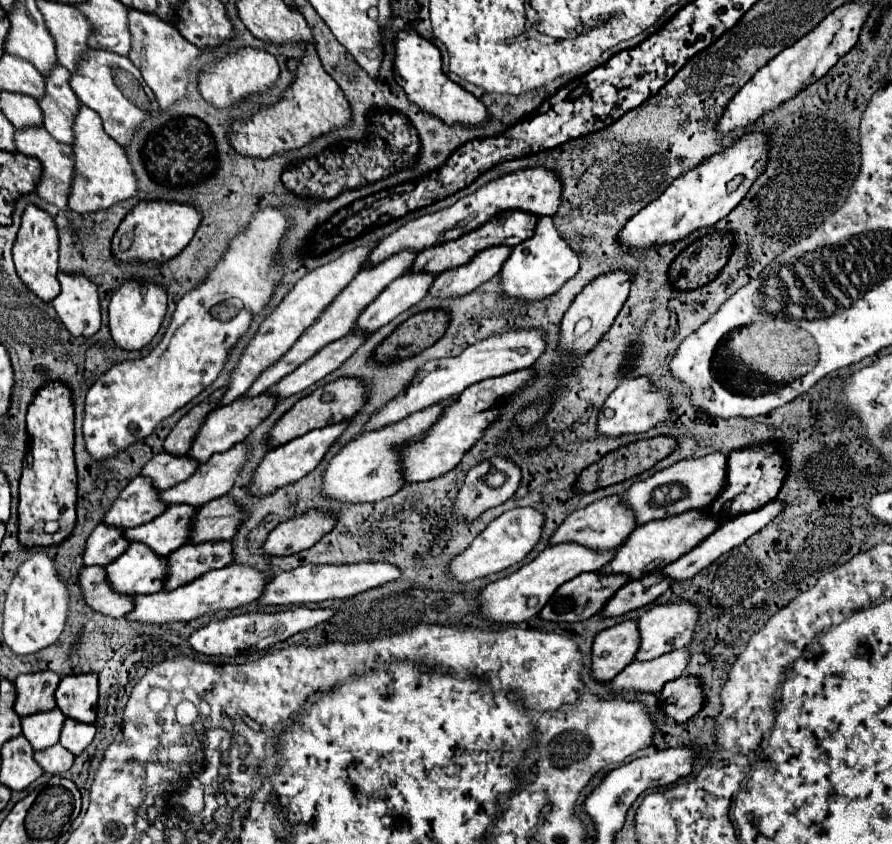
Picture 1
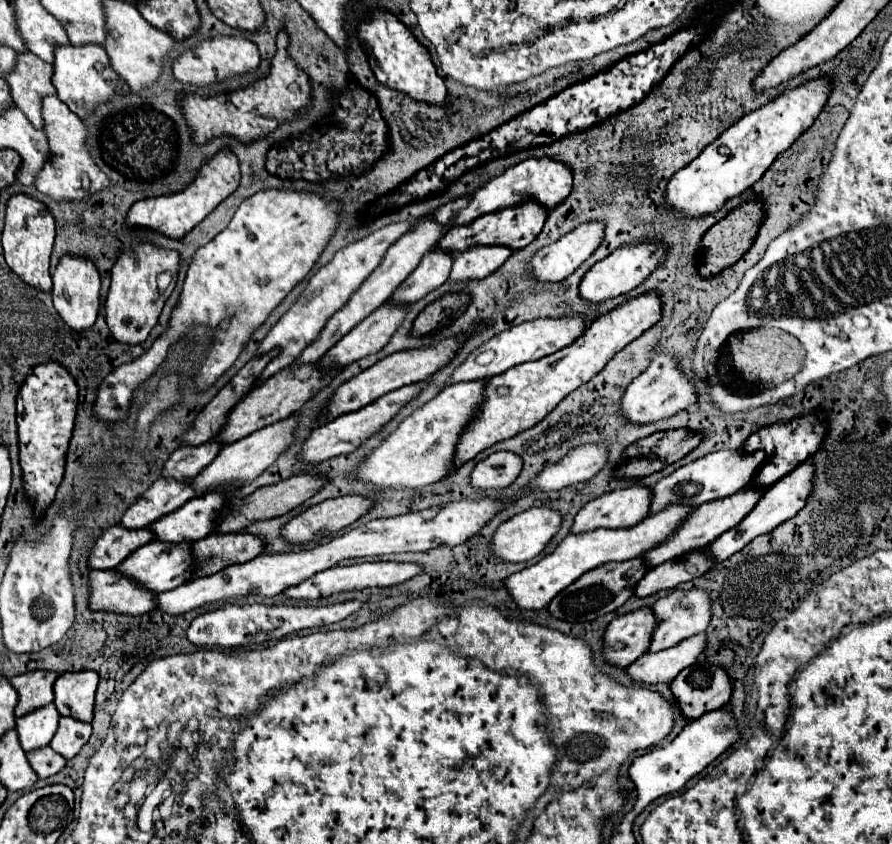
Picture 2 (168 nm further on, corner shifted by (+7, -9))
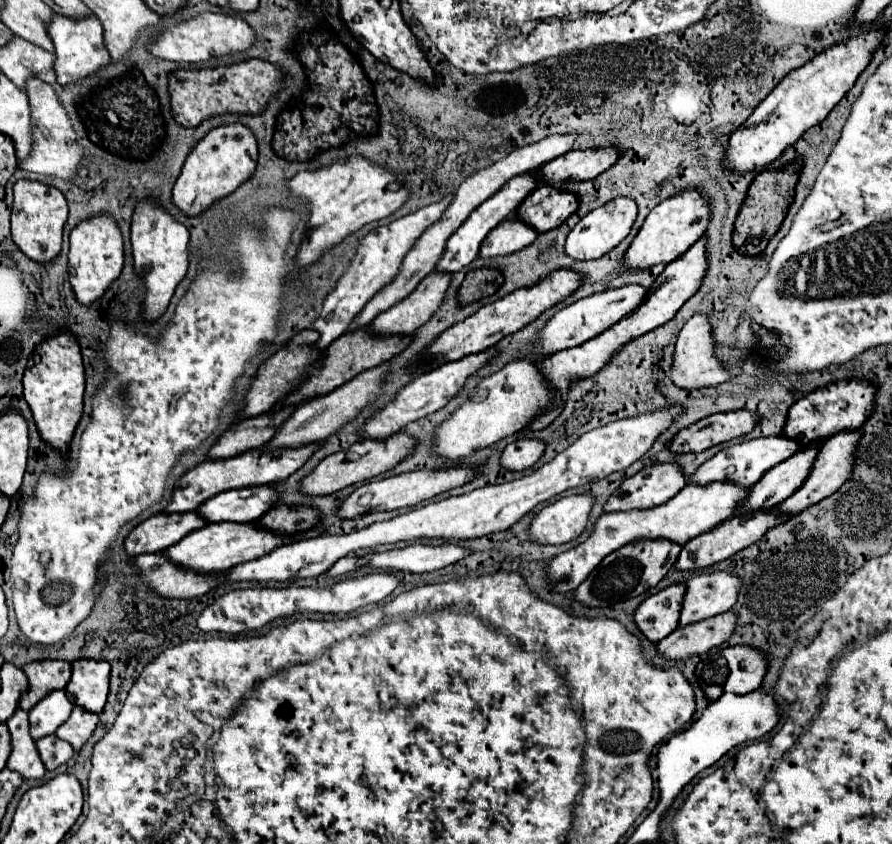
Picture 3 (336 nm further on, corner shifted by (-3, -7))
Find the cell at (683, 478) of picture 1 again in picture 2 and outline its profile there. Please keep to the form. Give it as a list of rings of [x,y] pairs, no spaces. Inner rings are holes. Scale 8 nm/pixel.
[[[722,449],[722,451],[714,451],[708,453],[702,459],[696,459],[694,463],[688,463],[684,467],[680,467],[678,471],[674,471],[672,475],[664,477],[656,487],[654,487],[654,499],[652,499],[652,509],[650,513],[656,513],[660,509],[664,509],[670,503],[680,503],[680,505],[690,505],[690,507],[698,507],[702,503],[714,501],[714,499],[722,499],[728,497],[732,493],[742,491],[758,473],[758,469],[762,467],[766,459],[764,451],[754,451],[754,453],[744,453],[740,449],[730,451],[730,449]]]

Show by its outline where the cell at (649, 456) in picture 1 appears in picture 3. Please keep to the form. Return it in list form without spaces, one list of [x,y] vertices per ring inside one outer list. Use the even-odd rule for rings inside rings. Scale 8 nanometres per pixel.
[[[750,411],[716,413],[698,423],[692,423],[678,431],[670,441],[668,451],[672,453],[700,453],[724,441],[736,439],[754,429],[758,417]]]

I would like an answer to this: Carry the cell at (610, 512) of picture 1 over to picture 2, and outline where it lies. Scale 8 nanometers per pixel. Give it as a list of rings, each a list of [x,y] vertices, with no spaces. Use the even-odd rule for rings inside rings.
[[[632,485],[626,489],[614,489],[586,503],[572,525],[574,533],[594,531],[598,527],[624,529],[640,523],[652,505],[652,489],[644,485]]]

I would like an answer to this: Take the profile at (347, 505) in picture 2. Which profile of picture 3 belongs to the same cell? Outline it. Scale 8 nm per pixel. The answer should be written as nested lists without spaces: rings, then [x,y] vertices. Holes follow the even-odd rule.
[[[458,467],[458,469],[448,469],[448,471],[412,471],[412,473],[402,473],[390,479],[382,479],[382,481],[370,481],[362,487],[358,487],[352,495],[348,495],[338,511],[336,517],[338,519],[354,519],[358,515],[366,515],[372,511],[394,511],[394,509],[402,509],[402,507],[412,507],[420,501],[426,501],[438,493],[444,493],[452,487],[460,487],[466,481],[472,479],[472,471]]]

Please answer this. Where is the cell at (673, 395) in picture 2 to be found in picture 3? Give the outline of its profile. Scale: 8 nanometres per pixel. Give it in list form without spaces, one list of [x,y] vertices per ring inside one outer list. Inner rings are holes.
[[[694,315],[682,327],[678,341],[676,341],[676,349],[674,349],[668,377],[678,389],[686,389],[686,391],[694,391],[694,389],[700,391],[706,387],[718,387],[730,379],[730,373],[724,371],[722,363],[714,355],[714,341],[710,339],[710,323],[708,323],[706,315]]]

